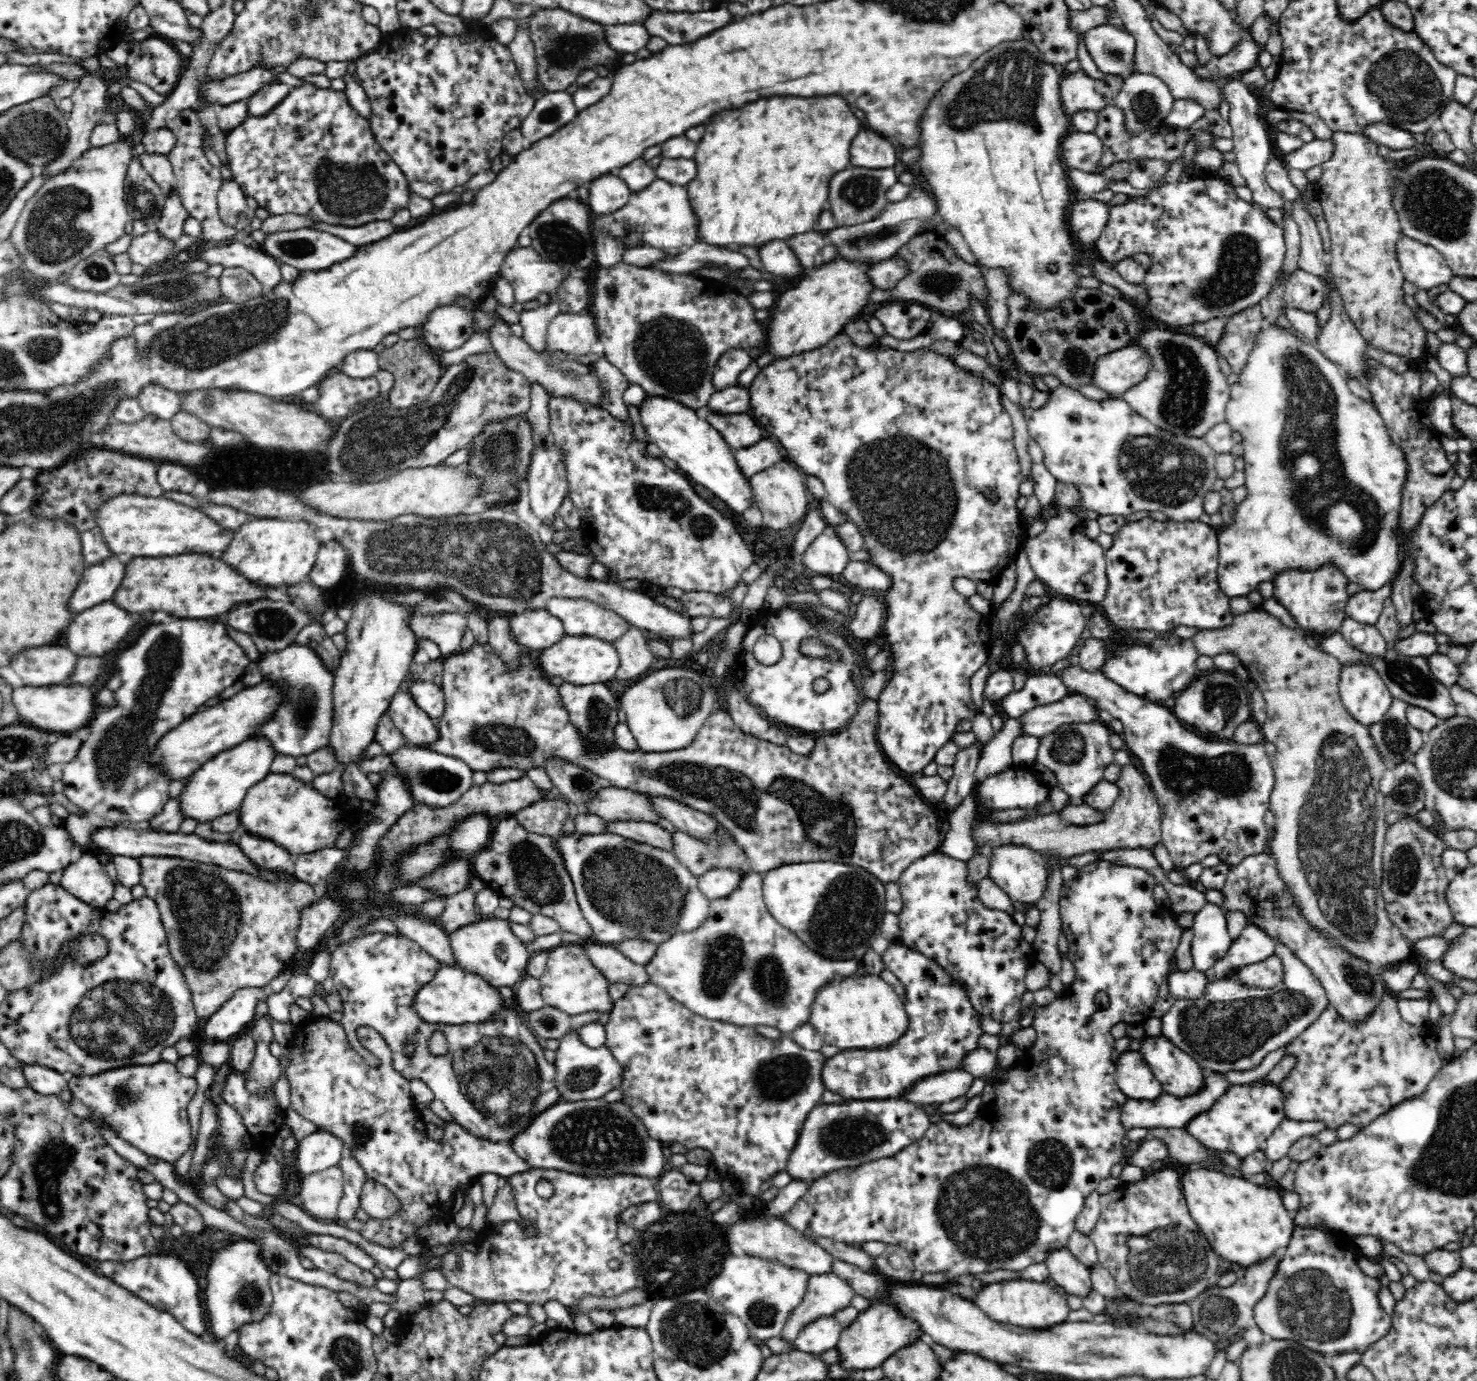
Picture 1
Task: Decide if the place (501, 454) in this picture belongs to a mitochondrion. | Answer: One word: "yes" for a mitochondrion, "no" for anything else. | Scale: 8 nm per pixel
yes

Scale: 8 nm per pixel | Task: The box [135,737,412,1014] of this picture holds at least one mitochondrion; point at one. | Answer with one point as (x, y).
(207, 910)

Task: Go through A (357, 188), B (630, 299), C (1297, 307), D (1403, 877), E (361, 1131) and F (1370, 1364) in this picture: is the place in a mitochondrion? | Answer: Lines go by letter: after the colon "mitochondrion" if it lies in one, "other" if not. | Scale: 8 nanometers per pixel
A: mitochondrion
B: other
C: other
D: mitochondrion
E: mitochondrion
F: other

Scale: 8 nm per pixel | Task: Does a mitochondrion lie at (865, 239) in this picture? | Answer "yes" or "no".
yes

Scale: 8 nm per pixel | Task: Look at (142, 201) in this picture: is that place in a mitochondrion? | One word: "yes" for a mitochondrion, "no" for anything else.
yes

